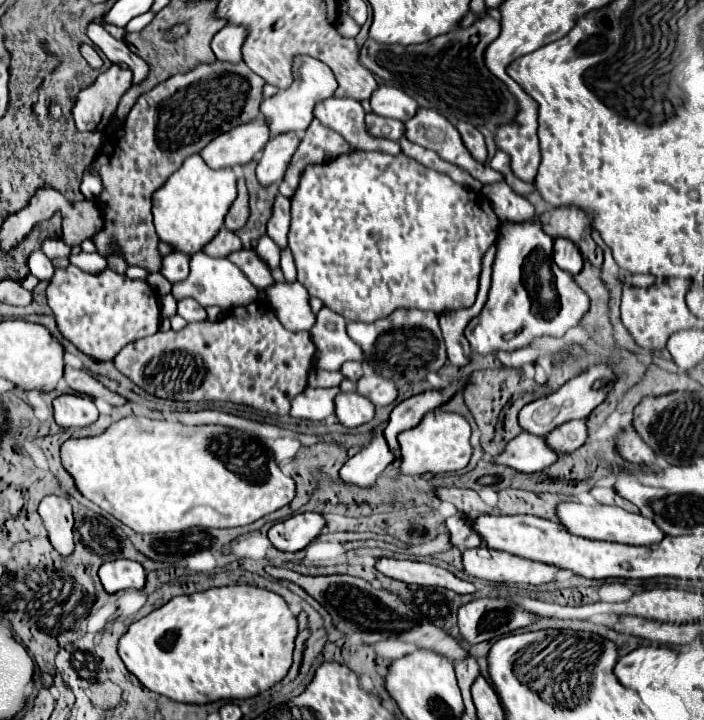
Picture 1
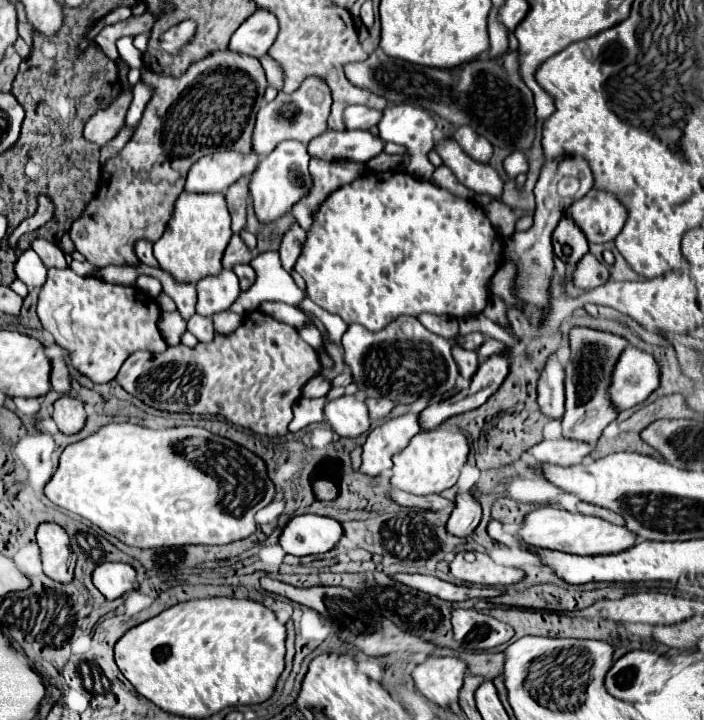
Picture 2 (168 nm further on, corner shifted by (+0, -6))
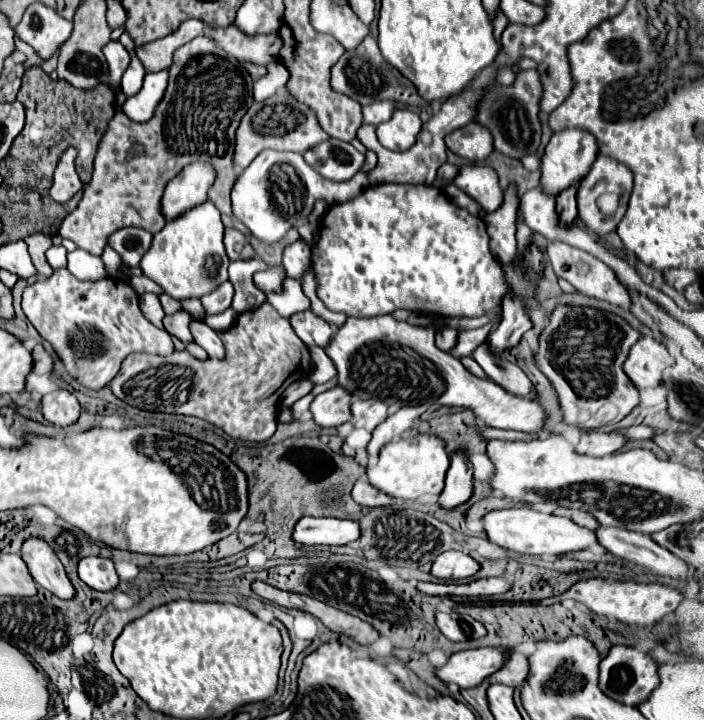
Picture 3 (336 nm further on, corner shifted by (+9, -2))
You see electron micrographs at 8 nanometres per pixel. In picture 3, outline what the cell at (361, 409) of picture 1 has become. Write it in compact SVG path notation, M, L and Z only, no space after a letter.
M331 388L311 402L313 420L321 428L337 428L351 420L351 394L345 388Z

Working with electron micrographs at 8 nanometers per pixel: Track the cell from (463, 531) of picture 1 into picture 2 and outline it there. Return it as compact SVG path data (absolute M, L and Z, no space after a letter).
M464 492L460 496L456 496L454 500L454 510L448 518L448 532L452 532L454 536L470 536L472 530L478 526L482 516L482 508L478 504L478 500L472 496L472 492Z

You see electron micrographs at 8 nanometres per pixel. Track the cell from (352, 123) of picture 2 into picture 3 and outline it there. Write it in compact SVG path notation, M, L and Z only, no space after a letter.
M383 100L383 102L373 102L373 104L369 104L369 106L363 106L363 122L377 126L377 124L381 124L383 120L389 120L393 110L395 110L393 102L387 102L387 100Z

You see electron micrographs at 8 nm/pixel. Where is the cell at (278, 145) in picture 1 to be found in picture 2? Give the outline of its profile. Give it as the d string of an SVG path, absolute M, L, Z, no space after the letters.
M288 140L280 144L276 150L272 150L266 158L258 162L248 188L250 188L252 206L260 224L276 222L312 190L312 176L308 172L308 162L310 162L310 156L306 146L296 140Z

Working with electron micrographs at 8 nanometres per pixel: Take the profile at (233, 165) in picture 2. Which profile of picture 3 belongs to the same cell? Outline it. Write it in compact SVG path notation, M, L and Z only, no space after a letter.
M193 162L185 166L165 188L161 208L167 220L177 218L185 210L207 200L207 192L217 178L217 170L213 164Z

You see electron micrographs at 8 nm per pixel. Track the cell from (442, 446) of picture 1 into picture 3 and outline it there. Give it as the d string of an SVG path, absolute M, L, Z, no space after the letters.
M417 434L413 438L399 438L385 444L379 452L377 466L367 468L367 476L369 482L385 494L399 500L415 500L421 494L441 494L447 470L449 454L445 450L445 442L435 434Z

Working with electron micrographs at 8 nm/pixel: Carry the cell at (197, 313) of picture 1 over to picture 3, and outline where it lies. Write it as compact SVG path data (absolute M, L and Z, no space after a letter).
M191 320L189 324L189 330L193 334L193 340L209 354L209 356L215 356L215 358L223 358L223 344L221 344L221 338L215 330L211 330L205 322L201 320Z

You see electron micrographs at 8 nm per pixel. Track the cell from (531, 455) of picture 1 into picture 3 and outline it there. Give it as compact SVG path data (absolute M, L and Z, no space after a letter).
M595 430L591 434L581 436L579 444L575 446L575 452L583 454L583 456L607 456L607 454L613 454L615 450L619 450L625 442L627 442L627 438L623 438L619 434Z

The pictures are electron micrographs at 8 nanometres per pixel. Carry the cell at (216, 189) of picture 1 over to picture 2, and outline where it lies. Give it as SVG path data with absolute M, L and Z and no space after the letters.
M182 192L176 200L172 220L160 240L154 242L154 256L160 270L172 274L176 282L198 282L204 276L222 272L222 256L232 236L230 214L222 194L188 194Z

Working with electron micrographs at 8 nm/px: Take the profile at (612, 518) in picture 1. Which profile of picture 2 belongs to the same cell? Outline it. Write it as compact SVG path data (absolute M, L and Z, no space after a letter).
M540 506L524 516L522 526L516 532L516 538L534 548L560 550L580 556L596 556L596 554L616 554L628 550L630 546L634 546L636 536L632 536L632 532L626 530L624 526L614 526L596 516L584 516L578 512L560 510L556 506Z

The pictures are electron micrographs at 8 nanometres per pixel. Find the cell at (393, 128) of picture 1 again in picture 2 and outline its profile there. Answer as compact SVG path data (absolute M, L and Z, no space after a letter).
M328 130L322 136L314 138L308 144L308 154L326 162L360 162L366 164L378 156L384 148L384 142L372 136L368 130L346 130L334 132Z

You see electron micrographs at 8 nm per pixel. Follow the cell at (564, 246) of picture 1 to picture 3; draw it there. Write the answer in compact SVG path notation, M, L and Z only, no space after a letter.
M575 184L575 188L567 188L567 192L561 192L561 194L557 196L557 216L559 216L559 220L561 220L563 226L571 226L571 224L577 222L577 202L575 202L575 192L577 192L577 184Z

